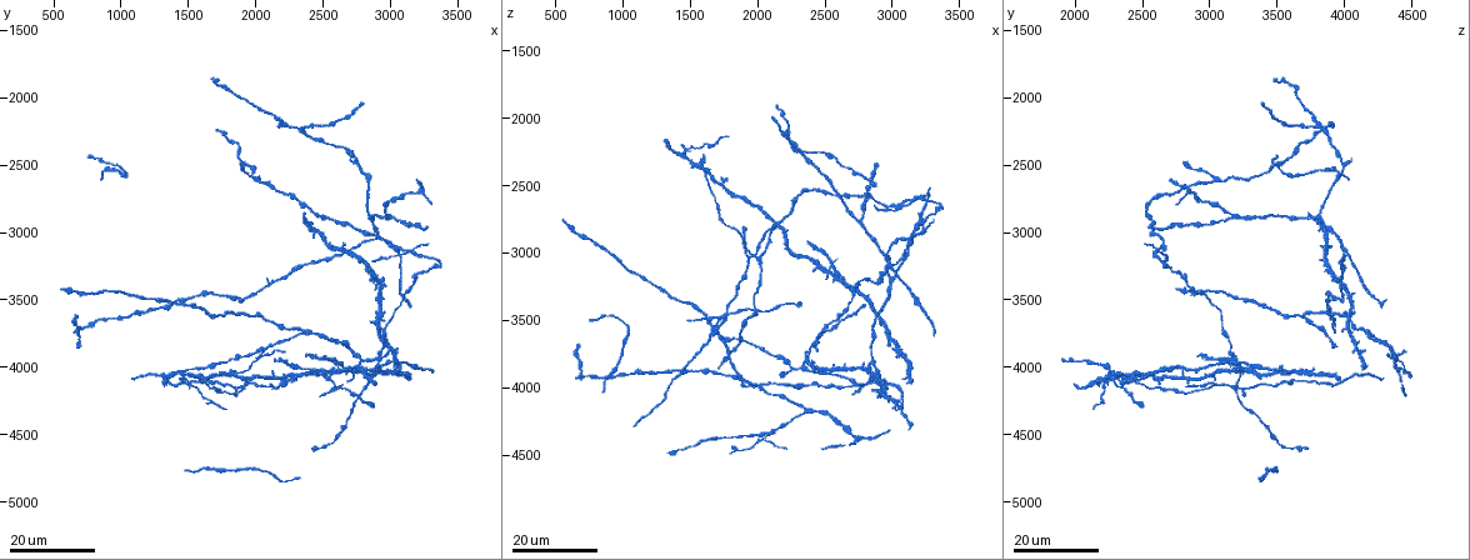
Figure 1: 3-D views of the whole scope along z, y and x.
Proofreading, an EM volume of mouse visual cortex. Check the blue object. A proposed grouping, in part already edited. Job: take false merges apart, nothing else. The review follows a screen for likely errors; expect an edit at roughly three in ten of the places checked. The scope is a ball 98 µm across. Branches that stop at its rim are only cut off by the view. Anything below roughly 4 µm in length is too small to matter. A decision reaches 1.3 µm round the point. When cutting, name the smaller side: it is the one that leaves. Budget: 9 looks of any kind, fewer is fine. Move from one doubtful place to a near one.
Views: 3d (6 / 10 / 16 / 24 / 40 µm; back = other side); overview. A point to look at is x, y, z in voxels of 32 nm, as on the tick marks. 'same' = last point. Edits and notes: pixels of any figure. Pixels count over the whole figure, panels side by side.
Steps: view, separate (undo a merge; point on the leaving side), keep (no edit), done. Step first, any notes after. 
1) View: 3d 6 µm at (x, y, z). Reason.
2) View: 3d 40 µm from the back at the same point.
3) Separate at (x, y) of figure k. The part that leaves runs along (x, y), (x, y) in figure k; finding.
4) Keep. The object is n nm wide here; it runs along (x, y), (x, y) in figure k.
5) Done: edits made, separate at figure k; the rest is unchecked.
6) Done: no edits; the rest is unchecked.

View: 3d 16 µm at (2740, 4000, 2740). Branch point.

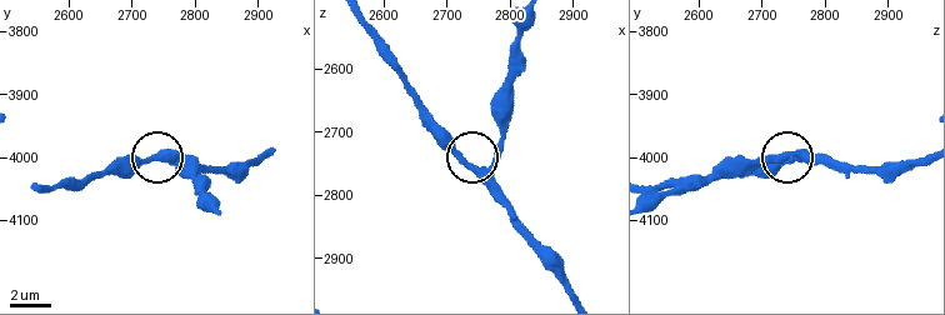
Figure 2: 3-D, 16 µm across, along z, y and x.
View: 3d 6 µm at (2760, 3990, 2760).

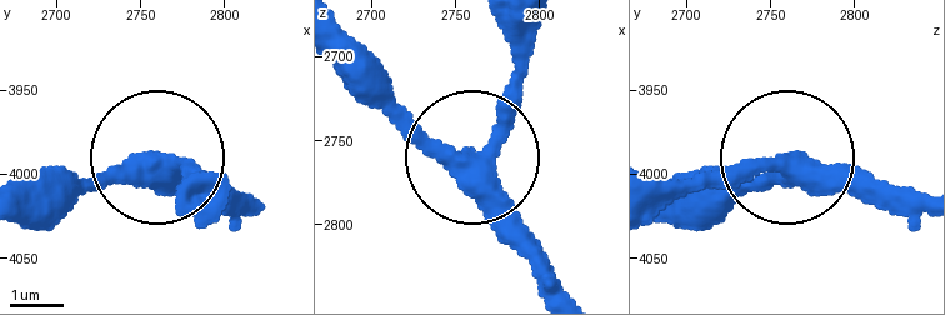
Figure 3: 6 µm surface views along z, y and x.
Keep. The side arm is 16 µm long; continuous, no second neuron.

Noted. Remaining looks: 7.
View: 3d 16 µm at (2360, 4020, 2240). Two arms in line, one across.

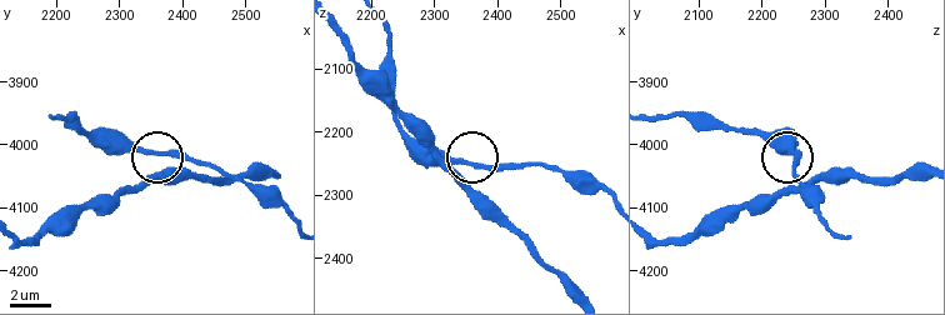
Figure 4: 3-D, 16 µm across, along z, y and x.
View: 3d 10 µm at (2360, 4015, 2250). Closer look.

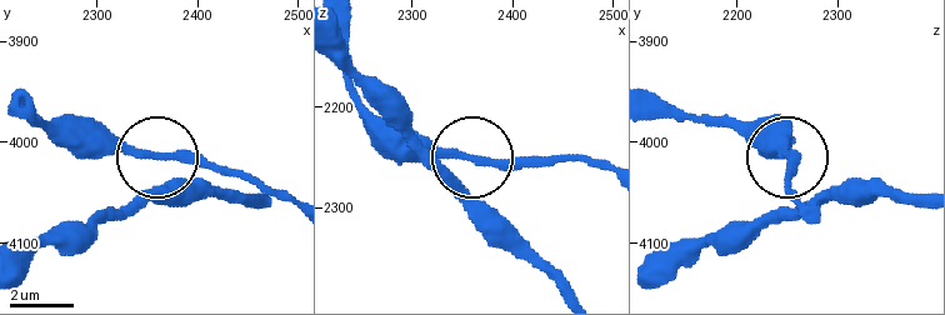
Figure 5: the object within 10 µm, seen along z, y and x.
Keep. The object is 200 nm wide here; all the same neuron.

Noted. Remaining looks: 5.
View: 3d 16 µm at (3160, 3140, 2620). Four arms meet.

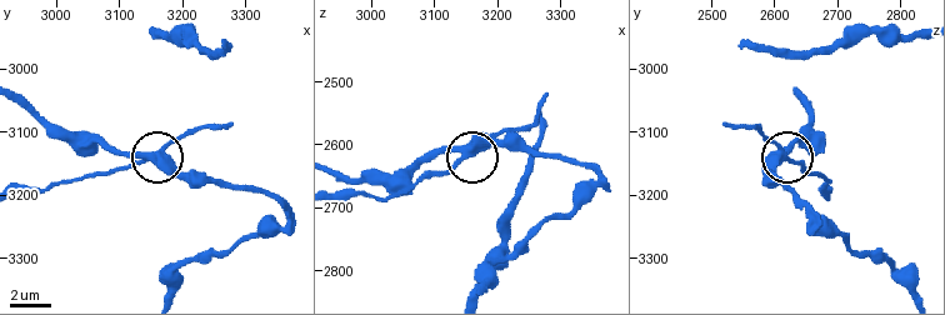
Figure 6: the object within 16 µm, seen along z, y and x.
View: 3d 10 µm at (3160, 3140, 2615).

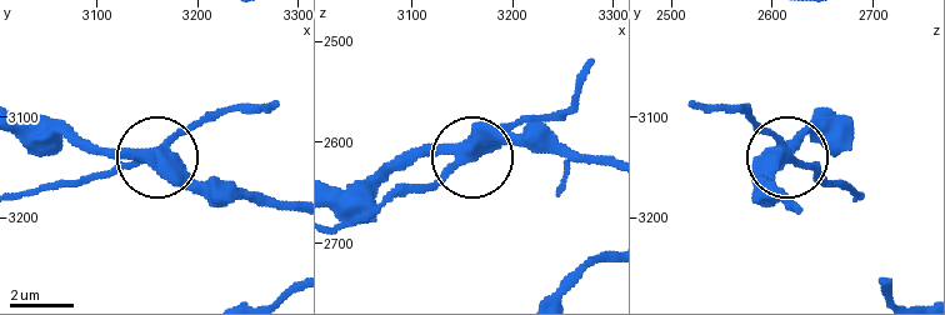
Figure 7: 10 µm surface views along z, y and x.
Separate at (189, 129) of figure 7. The side arm is 134 µm long; the part that leaves runs along (784, 155), (856, 195) in figure 7; a second neuron is stuck on.

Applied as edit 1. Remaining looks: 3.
View: overview.

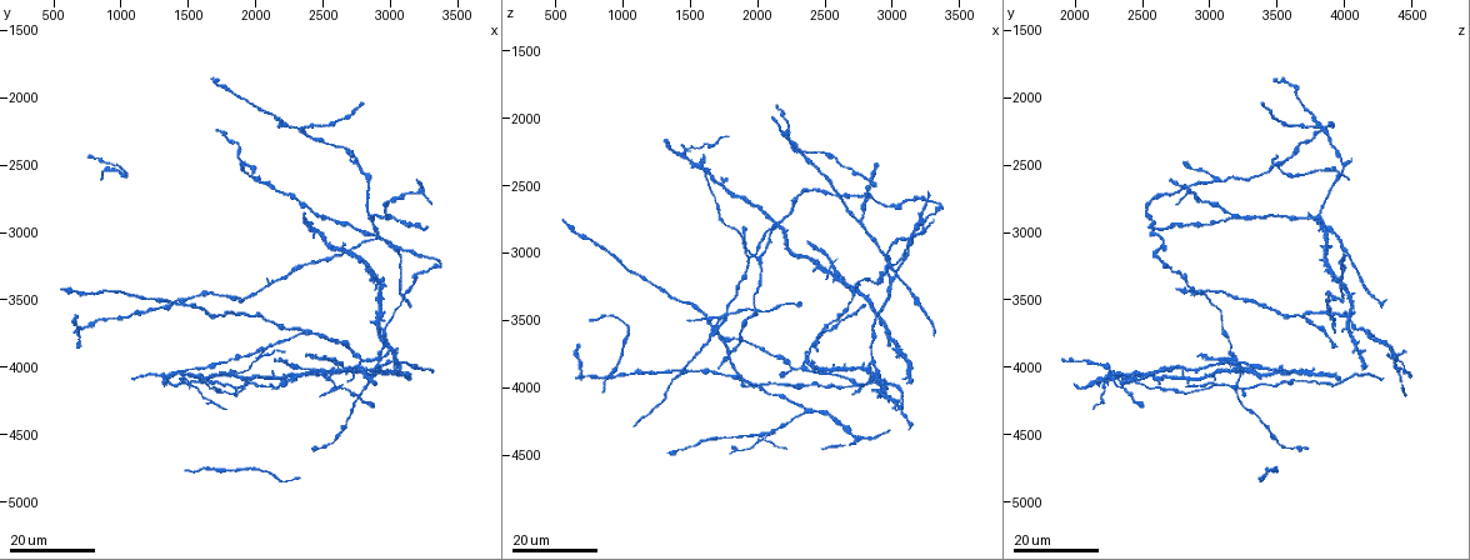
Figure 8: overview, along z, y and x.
View: 3d 16 µm at (2360, 3740, 4180).

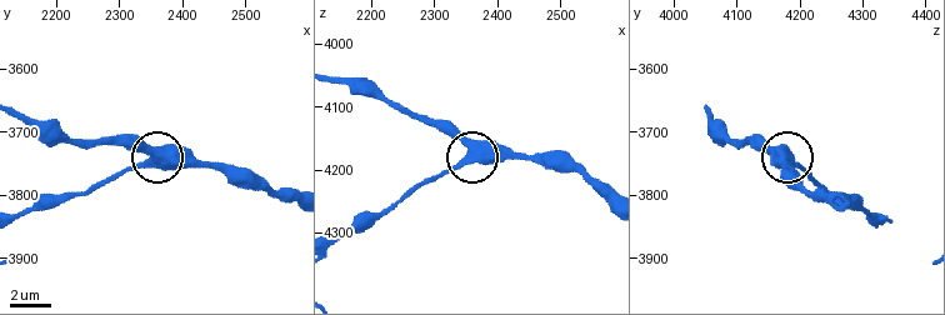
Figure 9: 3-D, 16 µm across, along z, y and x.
View: 3d 6 µm at the same point.

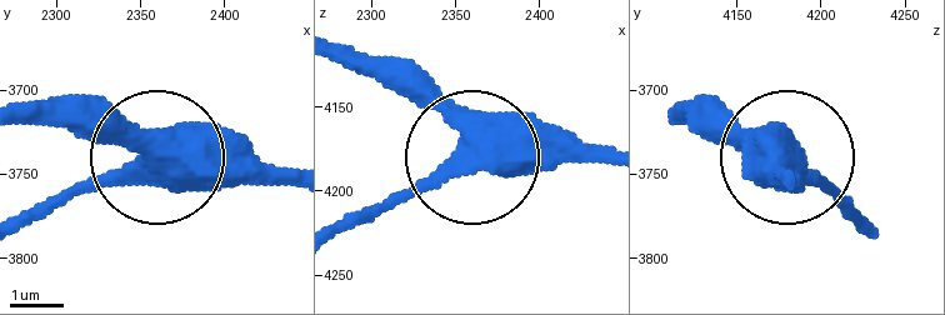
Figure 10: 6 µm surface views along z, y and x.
Keep. Continuous, no second neuron.

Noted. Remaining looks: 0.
Done: edits made, separate at figure 7; the rest is unchecked.

